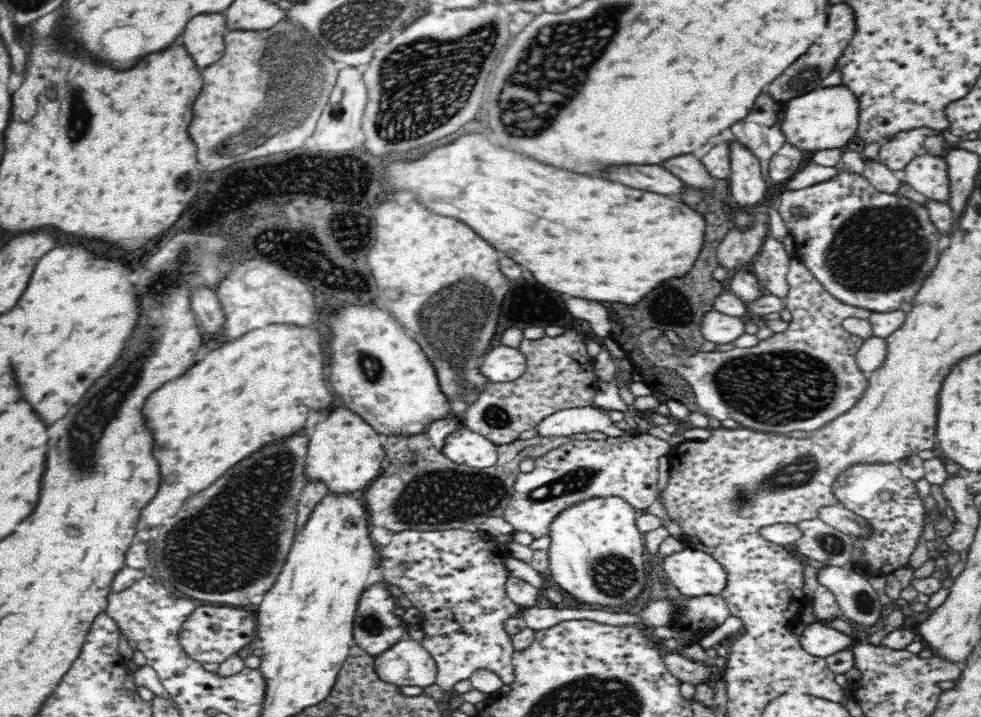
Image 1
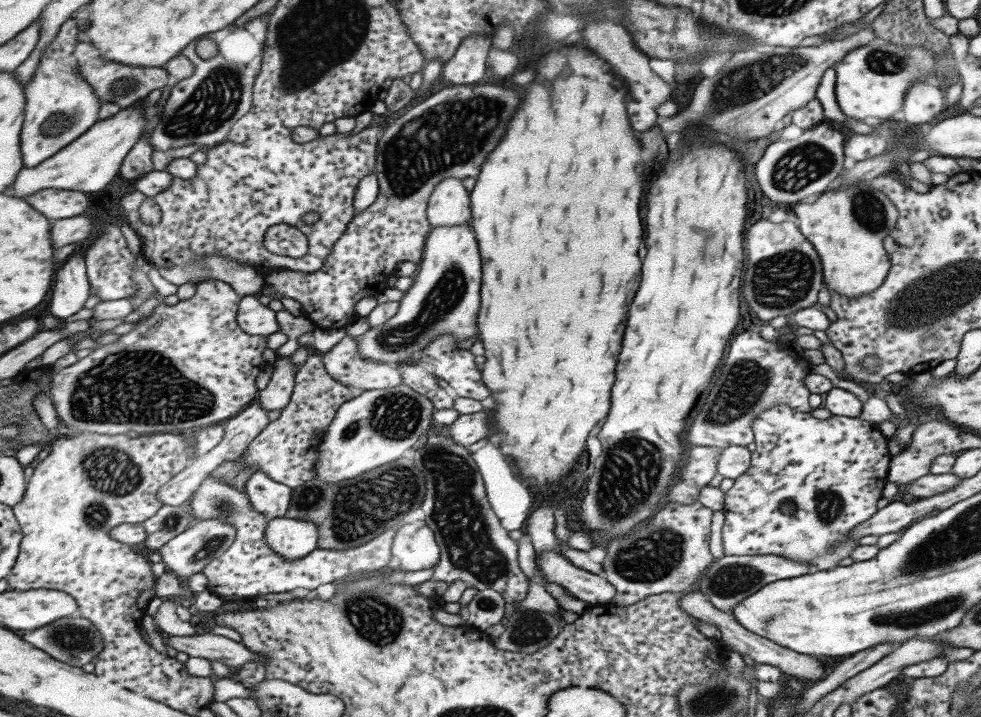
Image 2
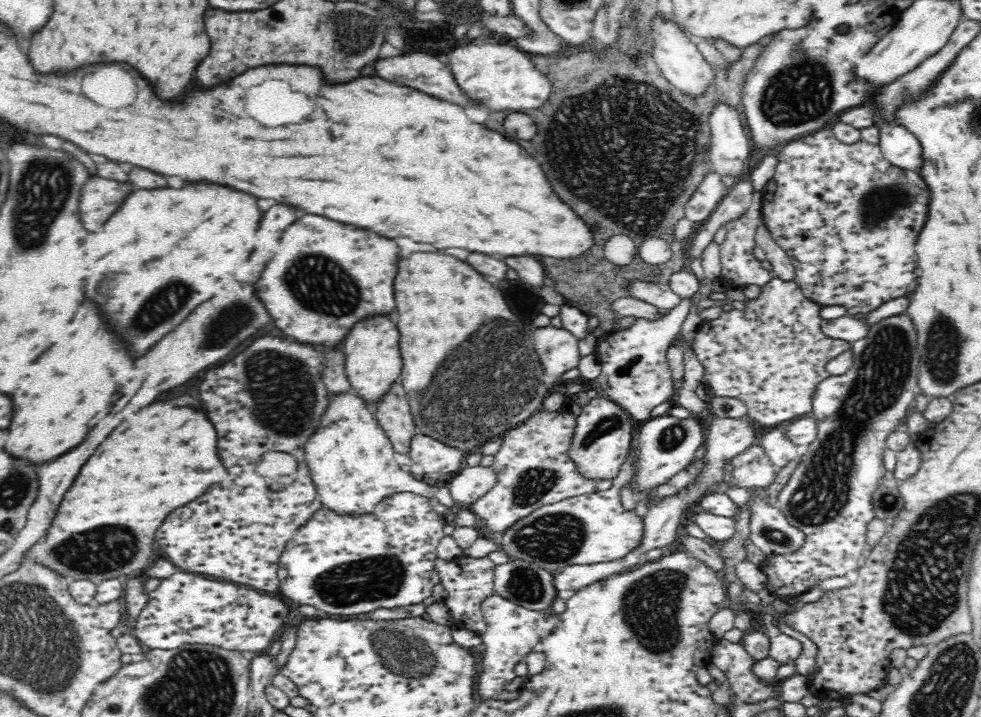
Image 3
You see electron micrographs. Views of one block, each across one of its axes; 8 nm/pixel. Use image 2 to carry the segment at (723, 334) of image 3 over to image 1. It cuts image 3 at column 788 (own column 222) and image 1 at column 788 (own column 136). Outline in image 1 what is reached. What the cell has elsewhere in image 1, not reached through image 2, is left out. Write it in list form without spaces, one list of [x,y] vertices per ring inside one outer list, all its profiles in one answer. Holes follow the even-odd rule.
[[[791,259],[790,270],[788,271],[787,275],[787,284],[789,285],[789,292],[783,297],[783,299],[789,302],[792,315],[791,320],[788,320],[788,328],[786,328],[784,332],[773,334],[770,336],[770,338],[766,338],[766,340],[760,340],[759,343],[756,344],[756,346],[752,346],[752,348],[734,347],[733,349],[724,352],[698,351],[698,354],[694,354],[694,356],[680,356],[680,358],[676,358],[676,356],[668,354],[668,352],[672,352],[672,349],[662,346],[657,348],[657,346],[654,346],[650,343],[650,334],[648,334],[648,332],[642,332],[639,338],[640,353],[644,358],[651,360],[656,366],[662,366],[662,368],[672,368],[672,370],[675,370],[680,376],[688,381],[691,389],[694,391],[695,400],[699,409],[701,409],[705,415],[709,414],[710,416],[716,418],[716,420],[722,421],[726,420],[726,418],[732,418],[732,420],[735,420],[739,424],[742,424],[743,427],[747,427],[748,429],[766,433],[778,433],[782,435],[788,432],[794,432],[794,430],[815,431],[821,429],[829,422],[832,422],[835,418],[846,414],[848,410],[854,409],[854,406],[858,404],[858,400],[860,400],[864,394],[865,388],[868,384],[868,378],[864,377],[862,371],[858,369],[855,355],[860,346],[862,346],[864,343],[864,339],[860,338],[860,336],[850,334],[850,332],[846,331],[844,327],[842,327],[842,323],[843,320],[846,320],[850,317],[867,319],[873,312],[870,310],[857,308],[856,306],[848,306],[845,303],[839,302],[836,298],[833,298],[828,292],[826,292],[826,290],[824,290],[822,284],[816,280],[811,272],[807,270],[807,267],[804,266],[804,263],[798,261],[798,259]]]

